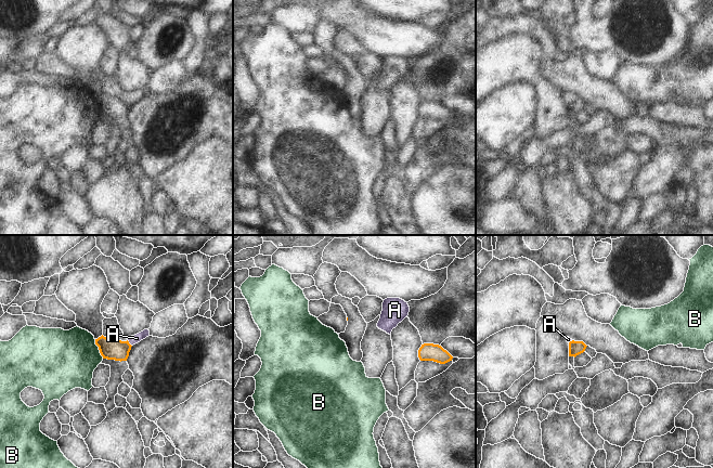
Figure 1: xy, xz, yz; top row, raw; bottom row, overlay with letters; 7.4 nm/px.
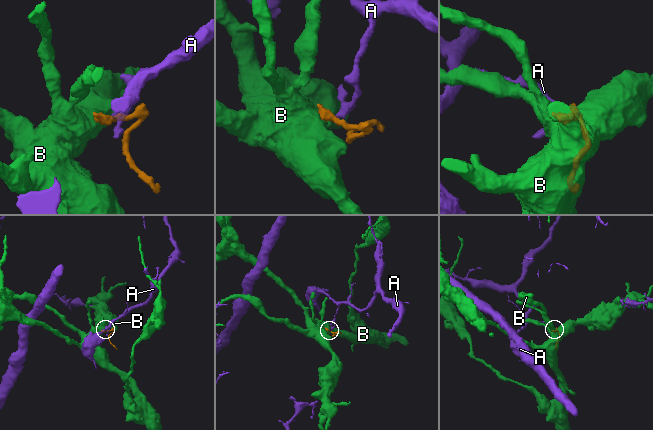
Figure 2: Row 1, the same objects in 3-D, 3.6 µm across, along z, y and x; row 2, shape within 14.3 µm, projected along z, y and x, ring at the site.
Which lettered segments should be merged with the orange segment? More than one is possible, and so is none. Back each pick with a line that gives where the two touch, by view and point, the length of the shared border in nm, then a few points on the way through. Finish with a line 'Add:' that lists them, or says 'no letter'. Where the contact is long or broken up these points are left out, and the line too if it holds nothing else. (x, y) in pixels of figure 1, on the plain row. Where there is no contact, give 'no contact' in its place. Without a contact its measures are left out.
Add: no letter

